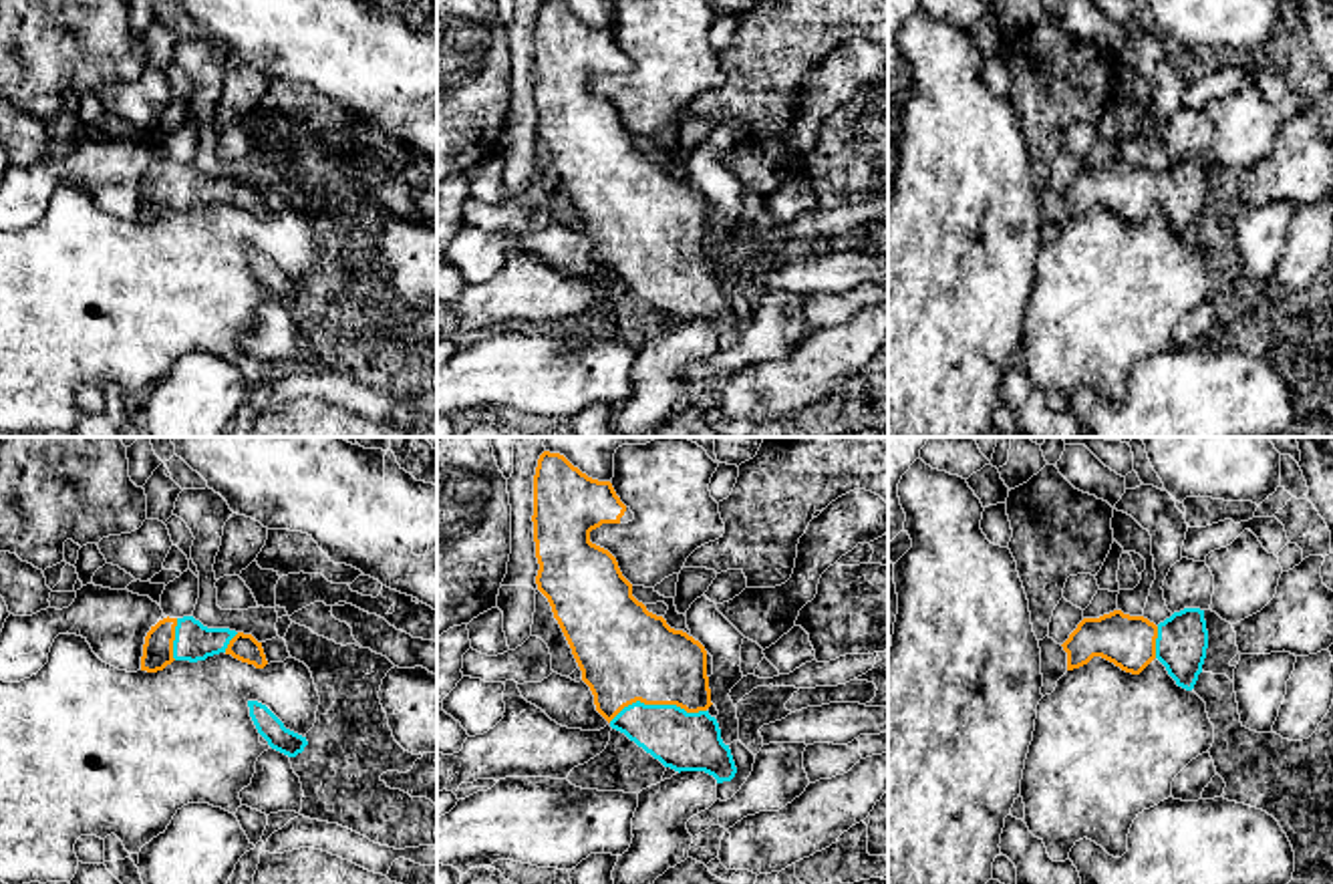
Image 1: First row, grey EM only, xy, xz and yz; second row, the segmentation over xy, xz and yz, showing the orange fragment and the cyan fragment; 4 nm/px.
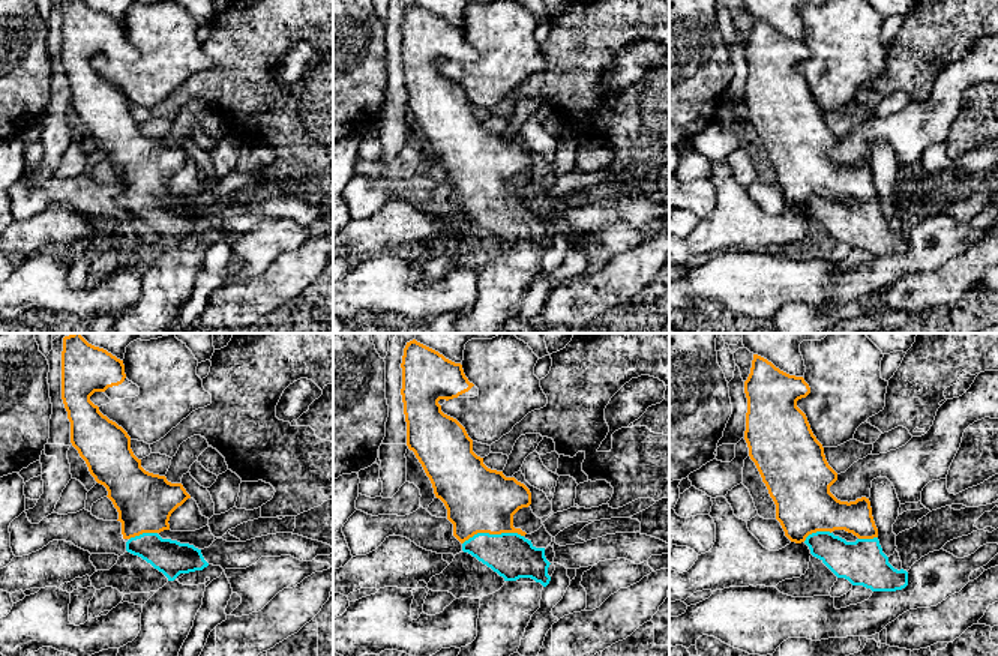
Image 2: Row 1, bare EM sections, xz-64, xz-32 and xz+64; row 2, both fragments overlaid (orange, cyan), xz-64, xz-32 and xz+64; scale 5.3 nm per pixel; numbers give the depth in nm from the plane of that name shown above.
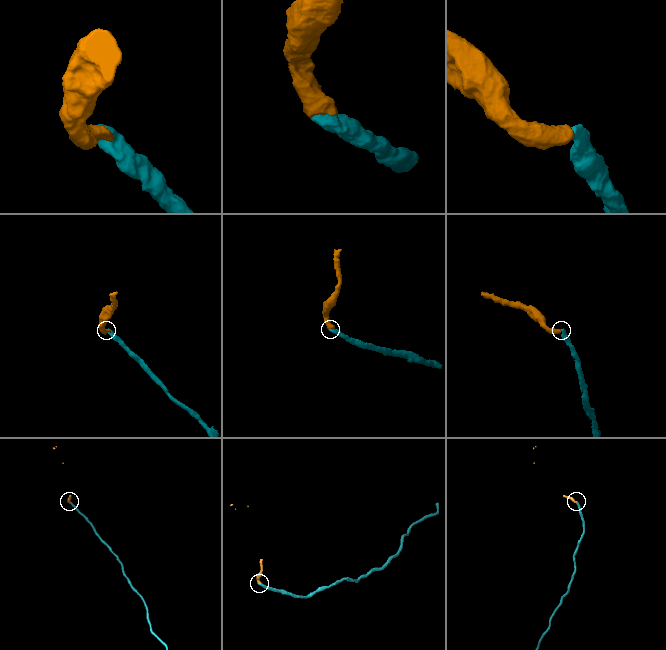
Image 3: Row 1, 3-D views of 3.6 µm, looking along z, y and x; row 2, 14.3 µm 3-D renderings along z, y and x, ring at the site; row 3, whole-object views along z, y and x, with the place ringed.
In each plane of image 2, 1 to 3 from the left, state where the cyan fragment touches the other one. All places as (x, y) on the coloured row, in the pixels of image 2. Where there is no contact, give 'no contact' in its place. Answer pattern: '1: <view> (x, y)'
1: xz-64 (143, 532)
2: xz-32 (492, 533)
3: xz+64 (817, 530)

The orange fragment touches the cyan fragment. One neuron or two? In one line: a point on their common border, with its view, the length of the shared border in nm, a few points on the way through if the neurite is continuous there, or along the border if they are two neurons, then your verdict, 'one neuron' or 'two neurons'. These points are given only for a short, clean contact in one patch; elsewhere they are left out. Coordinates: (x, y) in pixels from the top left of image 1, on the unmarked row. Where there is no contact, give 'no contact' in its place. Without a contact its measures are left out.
meets orange in xz at (657, 252); contact 400 nm long; runs through xz (625, 202), (647, 224), (657, 252), (685, 290); one neuron

